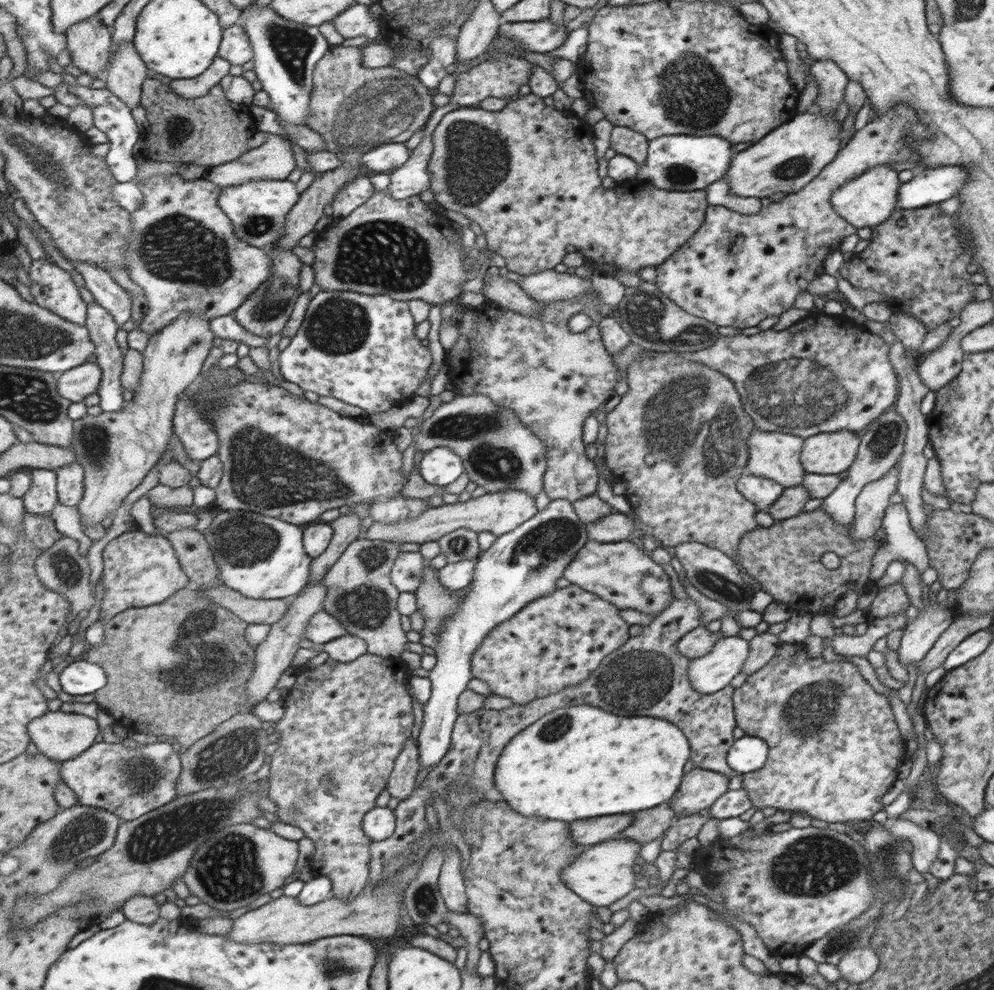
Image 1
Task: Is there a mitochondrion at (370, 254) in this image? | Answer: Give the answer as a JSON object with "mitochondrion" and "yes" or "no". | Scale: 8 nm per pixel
{"mitochondrion":"yes"}

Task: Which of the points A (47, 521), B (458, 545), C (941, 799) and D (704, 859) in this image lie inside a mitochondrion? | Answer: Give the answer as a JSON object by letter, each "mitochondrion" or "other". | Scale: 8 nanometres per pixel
{"A":"other","B":"mitochondrion","C":"other","D":"other"}

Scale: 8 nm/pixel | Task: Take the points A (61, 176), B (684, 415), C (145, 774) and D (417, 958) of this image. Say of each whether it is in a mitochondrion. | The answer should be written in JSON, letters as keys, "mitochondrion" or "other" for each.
{"A":"mitochondrion","B":"mitochondrion","C":"mitochondrion","D":"other"}

